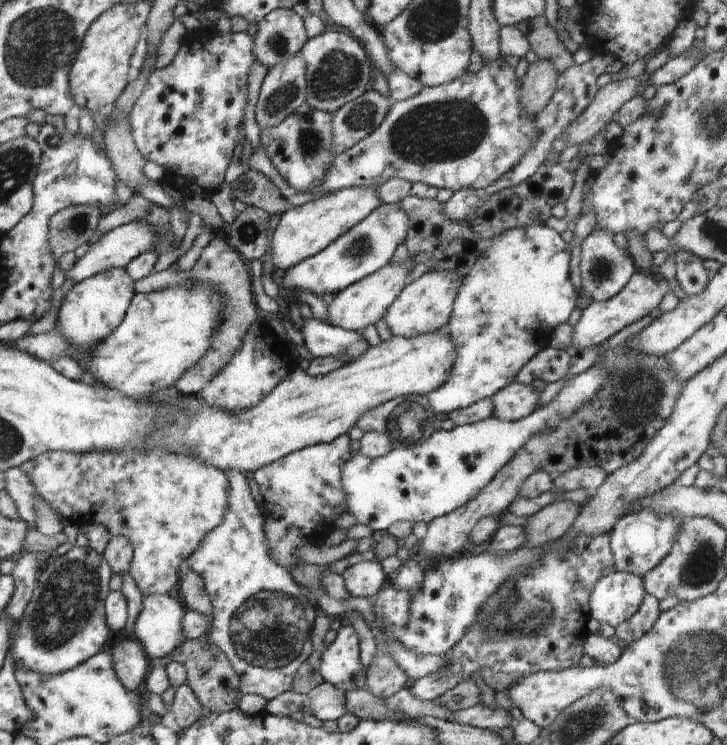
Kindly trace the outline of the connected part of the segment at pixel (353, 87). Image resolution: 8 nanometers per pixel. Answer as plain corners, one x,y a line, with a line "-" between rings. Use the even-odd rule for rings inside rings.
325,31
318,36
308,38
304,43
304,46
299,50
302,53
302,58
306,63
306,100
312,108
319,111
326,111
327,113
334,114
341,106
344,106
346,102
354,100
359,97
367,89
366,86
373,80
370,77
372,74
372,64
370,63
369,56
365,51
365,47
362,42
354,36
348,36
344,32

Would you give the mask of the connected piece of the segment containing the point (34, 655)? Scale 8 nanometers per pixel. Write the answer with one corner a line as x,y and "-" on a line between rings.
72,545
62,556
53,555
40,574
32,598
12,637
10,656
15,668
26,667
53,675
74,668
104,651
110,628
105,619
105,600
110,592
112,569
91,547

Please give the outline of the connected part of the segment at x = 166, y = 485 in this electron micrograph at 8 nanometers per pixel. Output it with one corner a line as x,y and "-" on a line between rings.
156,443
155,445
148,445
147,449
120,449
120,450
105,450
95,451
91,450
85,453
64,452
64,451
46,451
39,454
38,457
32,459
34,462
34,468
27,473
28,478
31,479
36,492
46,502
49,502
53,508
53,511
58,515
61,515
64,519
70,519
72,524
81,526
83,524
89,524
88,520
82,520
80,514
86,514
86,506
90,506
90,523
98,522
102,524
104,528
109,532
111,536
118,535
126,537
133,546
133,559
129,573
136,583
136,586
143,594
143,598
153,594
172,594
177,590
180,582
179,568
184,561
196,550
196,547
200,544
200,541
213,529
222,522
222,517
227,509
228,498
228,479
224,471
216,468
214,465
204,464
197,456
184,454
182,451
172,451
164,443

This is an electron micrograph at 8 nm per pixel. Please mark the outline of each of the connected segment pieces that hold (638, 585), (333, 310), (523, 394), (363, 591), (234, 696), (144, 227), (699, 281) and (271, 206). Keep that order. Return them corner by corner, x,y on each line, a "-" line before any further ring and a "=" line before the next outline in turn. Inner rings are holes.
614,571
596,581
589,598
590,616
616,628
628,620
646,596
643,577
=
410,258
399,263
390,261
380,270
337,292
333,297
328,298
327,322
347,331
359,331
362,333
366,326
376,324
378,320
385,316
388,307
398,298
402,289
409,284
408,274
416,265
=
514,380
491,397
493,415
503,421
520,420
535,410
539,397
530,385
=
362,561
346,567
341,574
350,596
373,600
375,594
390,581
380,561
=
205,636
200,639
186,639
166,659
152,661
151,665
162,665
164,667
170,661
176,661
185,666
187,672
186,683
193,690
199,703
206,711
220,714
237,708
242,696
239,689
241,678
232,668
224,651
208,641
=
144,220
117,226
104,233
98,242
89,246
84,256
79,258
73,268
66,273
66,278
72,278
76,284
85,278
112,267
126,268
127,264
139,254
154,250
156,244
157,230
=
686,251
675,252
676,278
688,297
704,292
708,284
708,276
699,256
695,257
=
248,167
238,177
238,182
232,184
231,192
238,198
240,208
252,205
264,209
270,216
281,214
292,207
270,178

